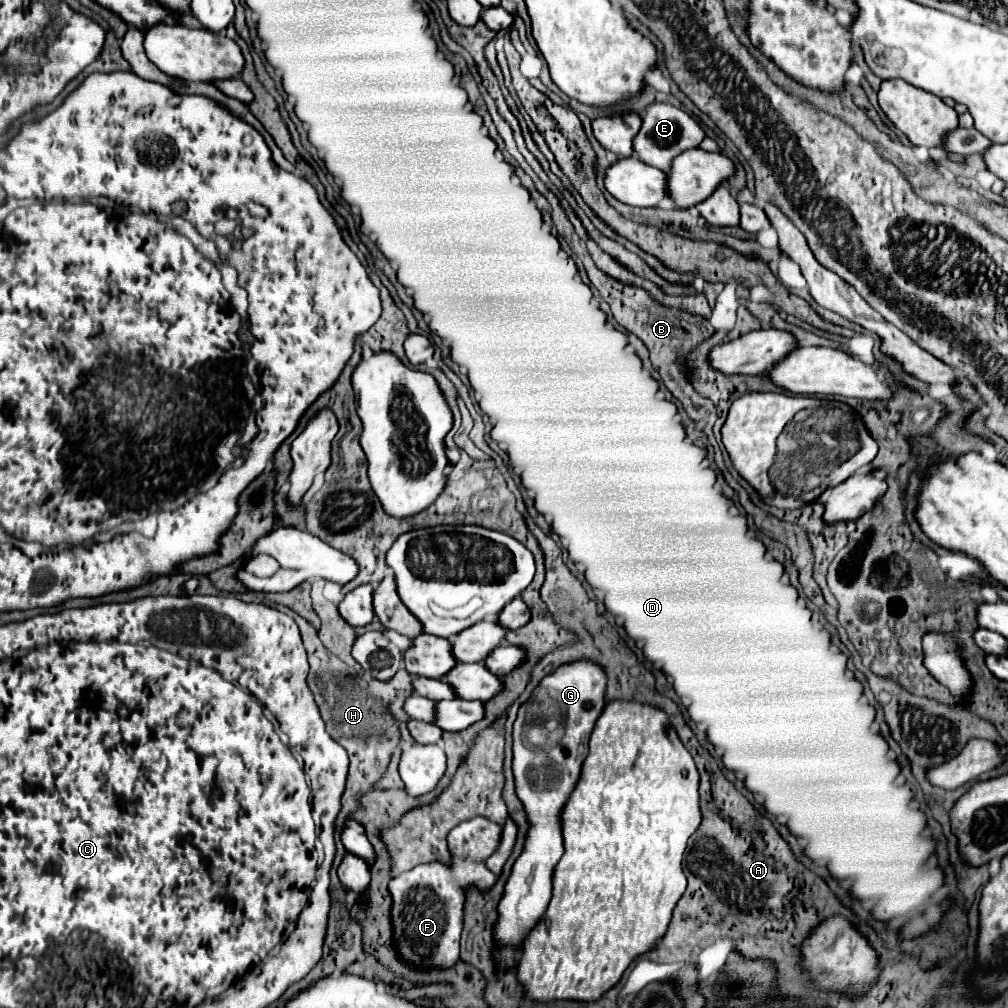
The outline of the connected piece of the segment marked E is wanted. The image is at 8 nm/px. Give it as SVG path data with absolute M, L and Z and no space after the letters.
M651 104L647 106L647 112L643 116L643 126L639 134L633 140L633 148L639 160L663 172L669 172L669 164L673 162L675 156L679 156L685 150L697 148L703 140L705 140L705 130L687 112L669 104Z

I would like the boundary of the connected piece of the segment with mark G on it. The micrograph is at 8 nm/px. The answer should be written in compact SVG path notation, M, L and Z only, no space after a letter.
M579 660L565 664L533 690L531 698L521 704L513 724L515 792L523 802L529 830L523 852L513 864L511 876L505 884L505 894L499 902L499 920L493 934L499 946L495 954L499 968L515 964L515 954L521 948L523 938L543 916L551 900L553 870L563 856L561 812L573 792L573 786L579 782L581 766L589 752L591 730L605 706L605 684L605 674L595 662Z

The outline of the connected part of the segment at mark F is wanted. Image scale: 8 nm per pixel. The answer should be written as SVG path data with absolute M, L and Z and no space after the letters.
M487 818L461 822L449 832L447 840L453 854L451 868L441 862L421 864L389 882L389 892L393 896L393 944L405 960L419 964L421 968L449 968L457 962L465 888L475 884L477 888L487 890L497 882L497 876L485 866L485 860L495 852L501 840L501 828L495 822Z

